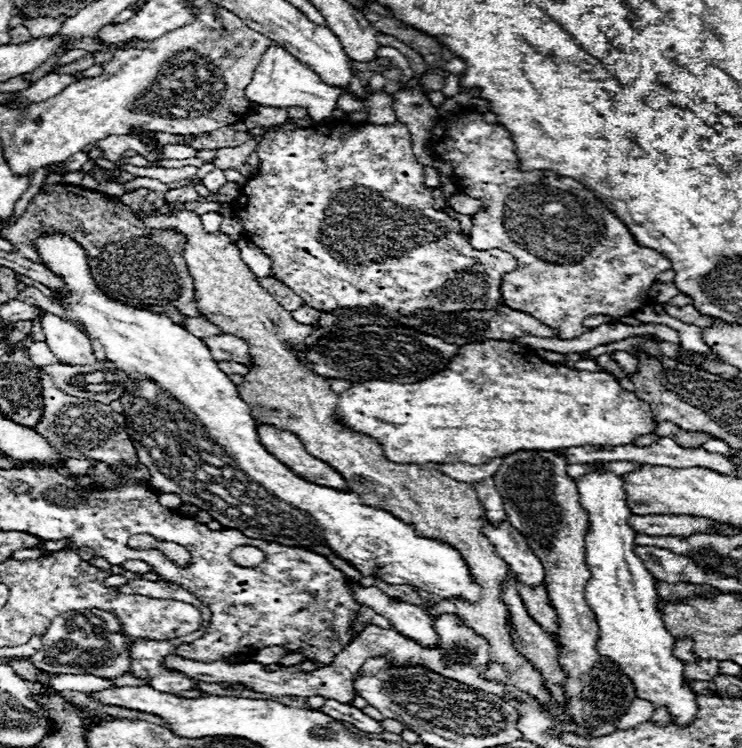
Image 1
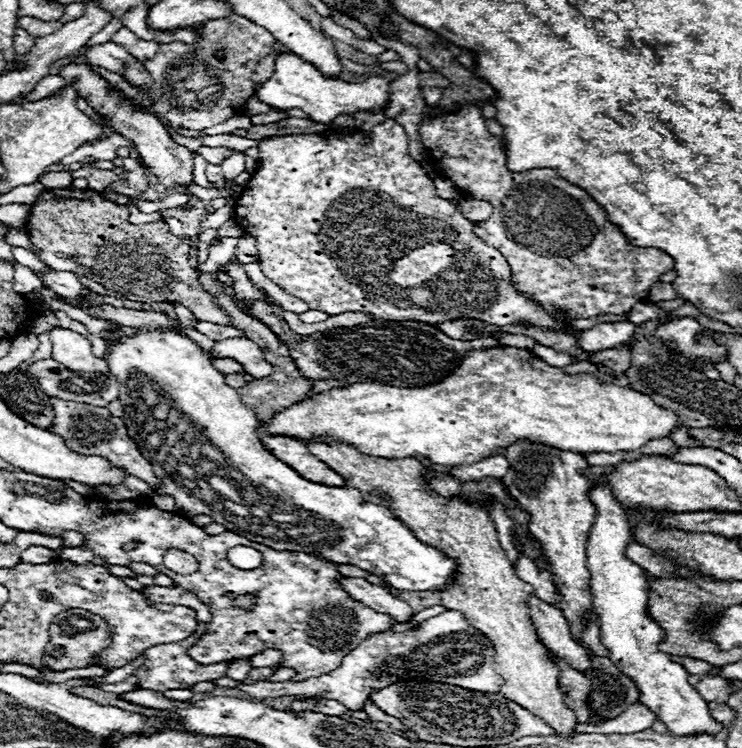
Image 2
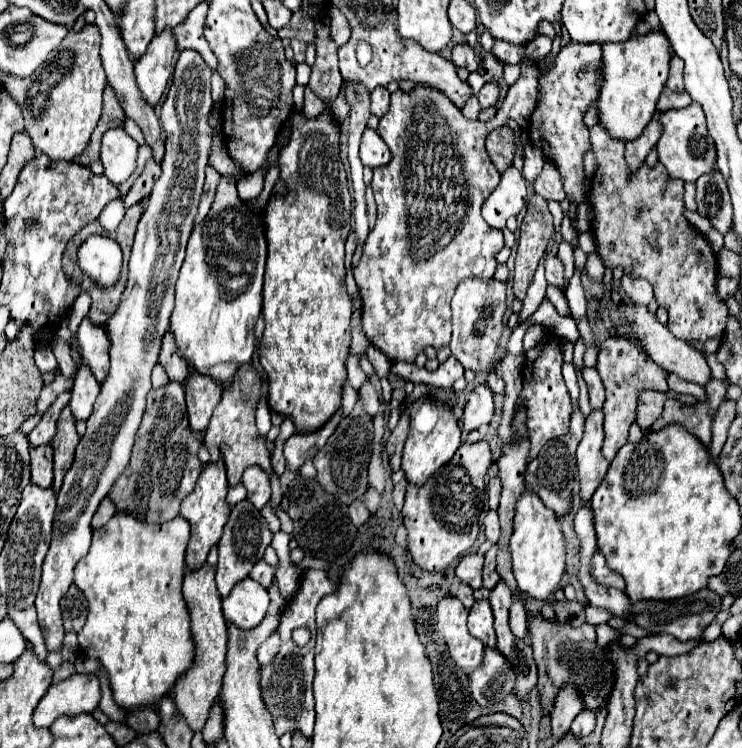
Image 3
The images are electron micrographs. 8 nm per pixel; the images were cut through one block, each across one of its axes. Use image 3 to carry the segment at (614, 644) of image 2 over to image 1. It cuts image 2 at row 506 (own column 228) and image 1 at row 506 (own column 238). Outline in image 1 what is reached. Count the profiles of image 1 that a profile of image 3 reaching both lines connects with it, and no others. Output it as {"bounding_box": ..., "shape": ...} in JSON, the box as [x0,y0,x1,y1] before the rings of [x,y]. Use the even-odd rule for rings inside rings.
{"bounding_box":[576,462,696,724],"shape":[[[596,462],[594,470],[576,478],[576,486],[580,490],[580,504],[588,510],[588,534],[586,534],[586,562],[592,570],[592,578],[586,586],[586,602],[592,608],[596,620],[598,620],[598,652],[612,658],[628,678],[632,678],[632,684],[636,686],[636,698],[652,702],[656,708],[668,706],[672,718],[676,724],[688,724],[696,718],[696,696],[690,690],[690,686],[684,686],[684,662],[672,656],[674,650],[674,638],[666,630],[662,612],[656,606],[656,588],[654,588],[654,576],[644,566],[644,562],[634,552],[634,536],[636,532],[626,524],[630,518],[630,510],[626,504],[626,490],[624,490],[624,478],[618,474],[612,474],[610,470],[598,472],[598,468],[604,462]]]}

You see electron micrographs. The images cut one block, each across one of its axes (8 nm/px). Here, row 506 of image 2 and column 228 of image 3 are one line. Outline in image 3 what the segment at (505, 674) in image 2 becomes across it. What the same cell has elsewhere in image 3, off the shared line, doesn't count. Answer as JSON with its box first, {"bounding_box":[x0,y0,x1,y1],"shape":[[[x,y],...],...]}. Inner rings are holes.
{"bounding_box":[204,364,272,486],"shape":[[[246,364],[240,368],[240,380],[232,384],[232,388],[224,388],[222,400],[214,410],[214,416],[204,432],[204,446],[210,450],[214,458],[224,460],[226,472],[228,472],[228,486],[236,486],[242,478],[242,472],[250,466],[260,466],[268,476],[272,476],[272,466],[270,466],[270,452],[266,448],[266,440],[260,438],[254,414],[256,414],[256,404],[260,400],[260,376],[252,368],[252,364]]]}

